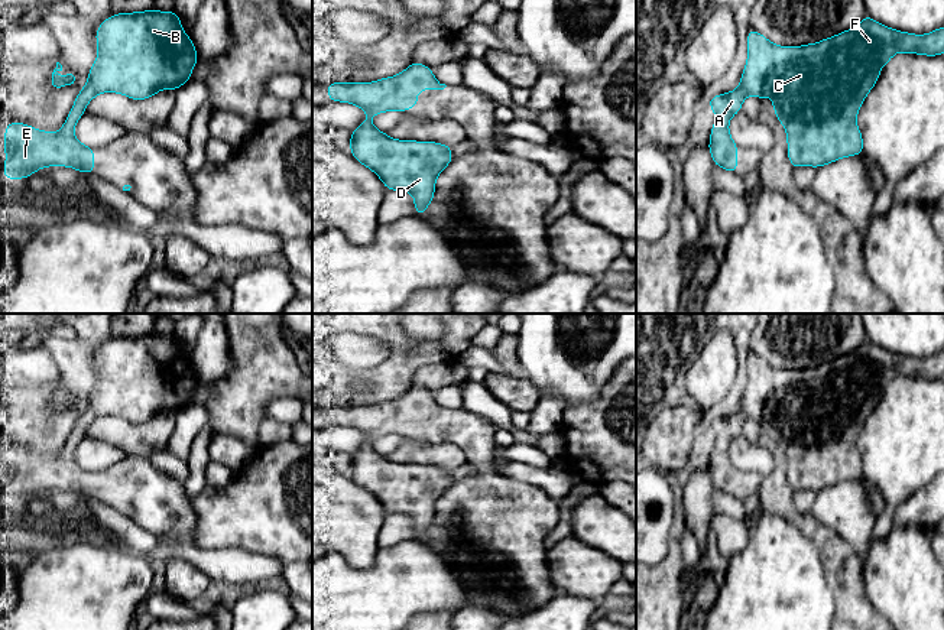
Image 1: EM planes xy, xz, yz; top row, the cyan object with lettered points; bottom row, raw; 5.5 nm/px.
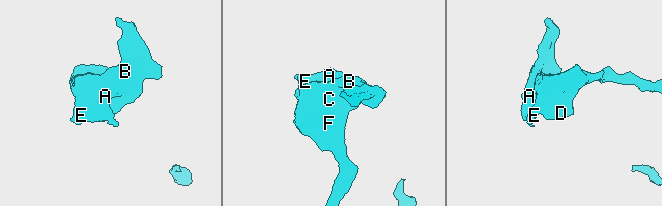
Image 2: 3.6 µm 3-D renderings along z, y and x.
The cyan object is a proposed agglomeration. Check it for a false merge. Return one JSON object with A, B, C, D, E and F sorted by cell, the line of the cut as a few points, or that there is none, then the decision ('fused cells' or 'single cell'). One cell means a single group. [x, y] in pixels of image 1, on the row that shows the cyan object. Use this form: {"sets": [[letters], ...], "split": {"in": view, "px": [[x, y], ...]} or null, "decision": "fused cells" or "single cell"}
{"sets": [["A", "B", "C", "D", "E", "F"]], "split": null, "decision": "single cell"}

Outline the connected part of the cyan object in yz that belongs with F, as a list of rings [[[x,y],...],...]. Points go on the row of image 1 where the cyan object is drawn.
[[[866,14],[857,26],[804,46],[778,46],[749,27],[747,62],[739,88],[718,94],[707,103],[716,114],[708,143],[714,165],[737,173],[737,144],[730,137],[729,121],[742,111],[746,97],[768,100],[771,90],[772,107],[786,130],[792,168],[817,169],[841,158],[862,155],[863,137],[856,123],[857,113],[878,82],[880,68],[898,52],[944,55],[944,26],[927,35],[914,35],[891,29]]]

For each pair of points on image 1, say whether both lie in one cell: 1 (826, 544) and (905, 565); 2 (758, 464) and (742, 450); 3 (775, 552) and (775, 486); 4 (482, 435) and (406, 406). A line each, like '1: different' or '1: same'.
1: different
2: same
3: different
4: same

